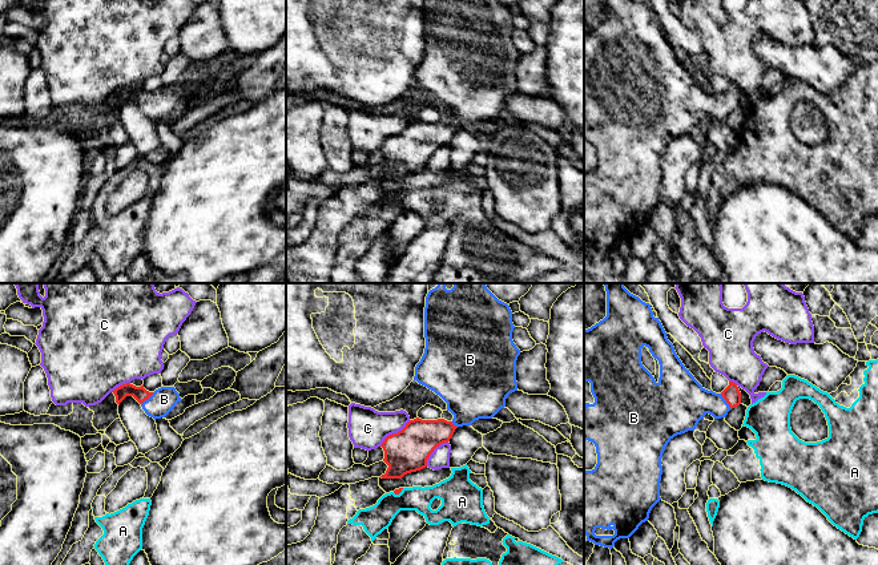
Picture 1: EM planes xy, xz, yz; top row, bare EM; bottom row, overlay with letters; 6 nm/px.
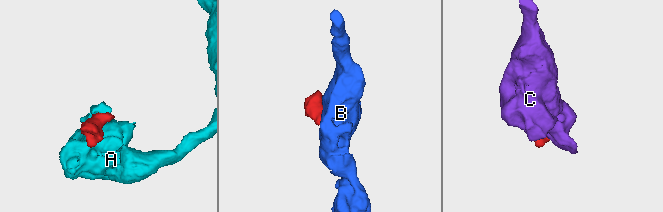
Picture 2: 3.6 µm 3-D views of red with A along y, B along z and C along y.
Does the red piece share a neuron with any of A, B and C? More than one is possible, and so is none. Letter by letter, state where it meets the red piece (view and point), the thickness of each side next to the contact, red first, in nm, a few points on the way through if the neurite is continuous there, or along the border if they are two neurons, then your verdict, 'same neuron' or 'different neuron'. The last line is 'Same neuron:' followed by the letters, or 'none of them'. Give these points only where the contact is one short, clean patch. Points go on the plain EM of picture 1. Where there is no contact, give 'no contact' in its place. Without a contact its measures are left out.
A: xz (398, 196) | 30/160 nm | along xz (403, 190), (398, 196), (393, 194) | different neuron
B: yz (725, 101) | 100/280 nm | across yz (731, 96), (725, 101), (684, 104) | same neuron
C: xz (394, 136) | 260/240 nm | different neuron
Same neuron: B

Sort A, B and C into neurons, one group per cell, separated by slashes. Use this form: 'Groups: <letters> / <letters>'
Groups: A / B / C

